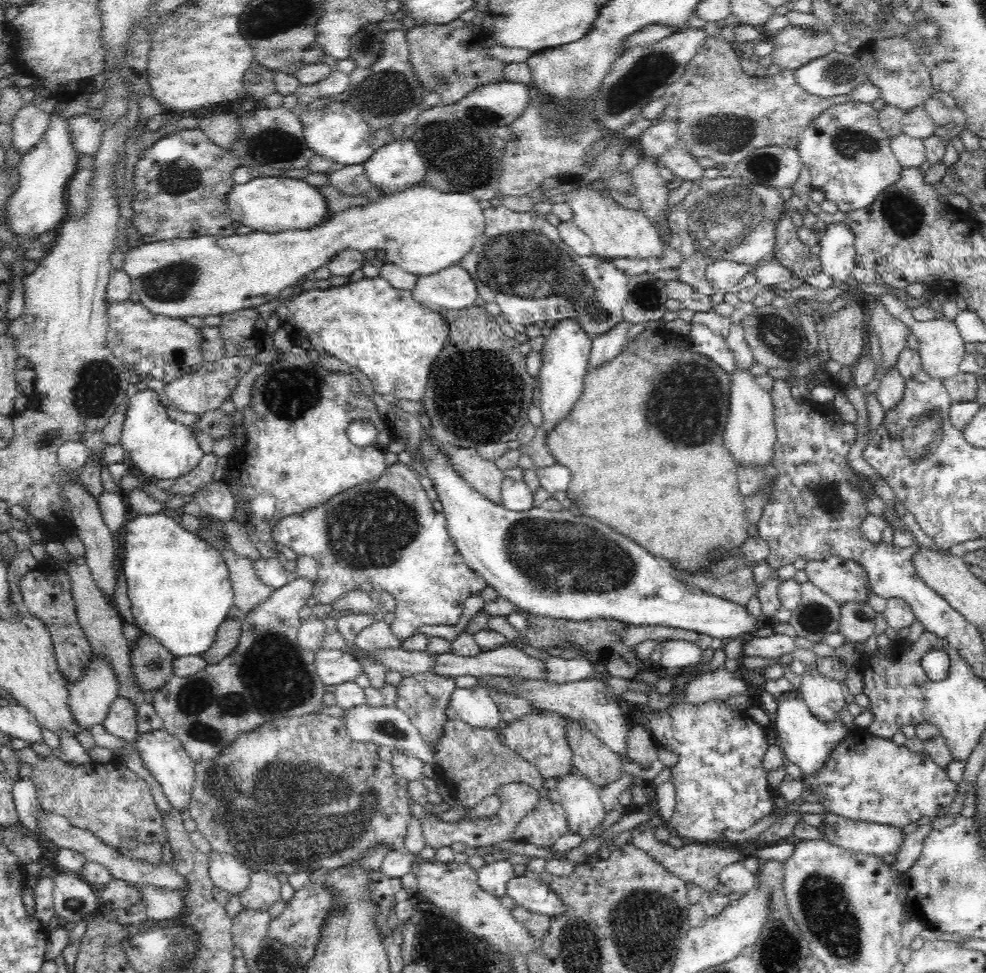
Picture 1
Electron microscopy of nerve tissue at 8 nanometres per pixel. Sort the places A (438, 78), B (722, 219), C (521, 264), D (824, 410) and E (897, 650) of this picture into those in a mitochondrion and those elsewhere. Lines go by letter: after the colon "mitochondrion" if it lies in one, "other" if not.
A: mitochondrion
B: mitochondrion
C: mitochondrion
D: other
E: other

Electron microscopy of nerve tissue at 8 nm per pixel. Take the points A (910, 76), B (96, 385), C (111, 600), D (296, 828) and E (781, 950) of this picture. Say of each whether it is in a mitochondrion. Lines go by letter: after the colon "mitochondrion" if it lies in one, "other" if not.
A: other
B: mitochondrion
C: other
D: mitochondrion
E: mitochondrion

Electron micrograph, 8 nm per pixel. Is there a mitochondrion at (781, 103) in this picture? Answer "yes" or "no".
no

